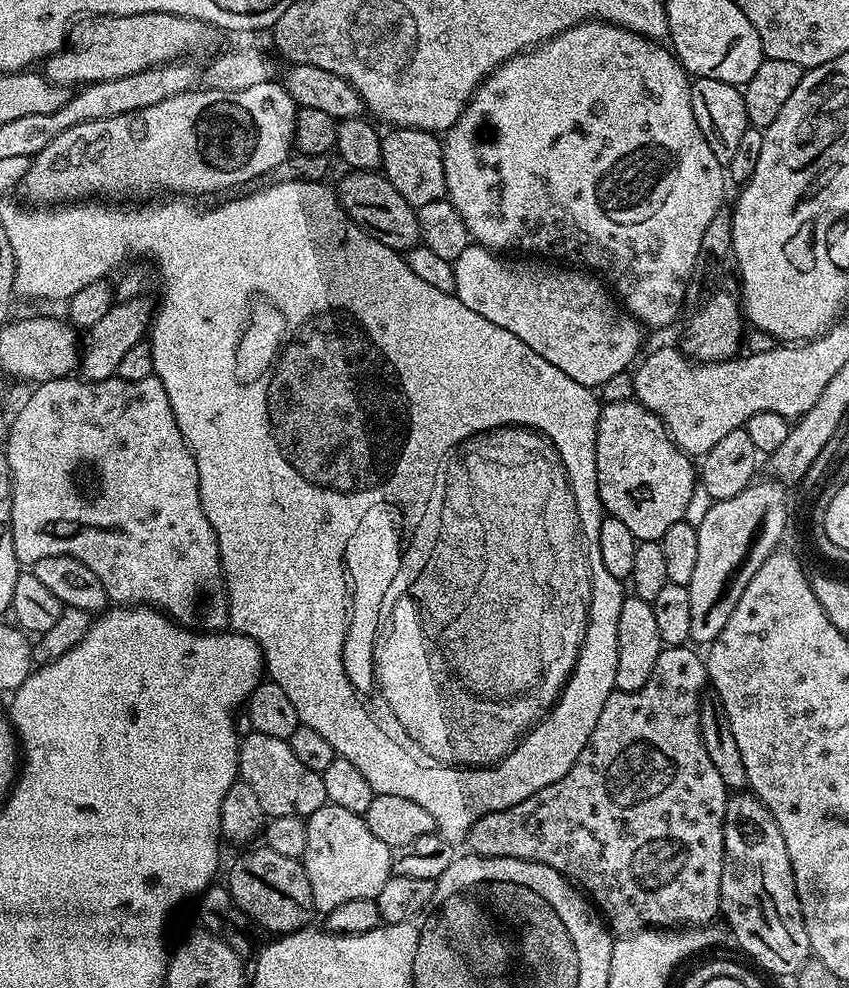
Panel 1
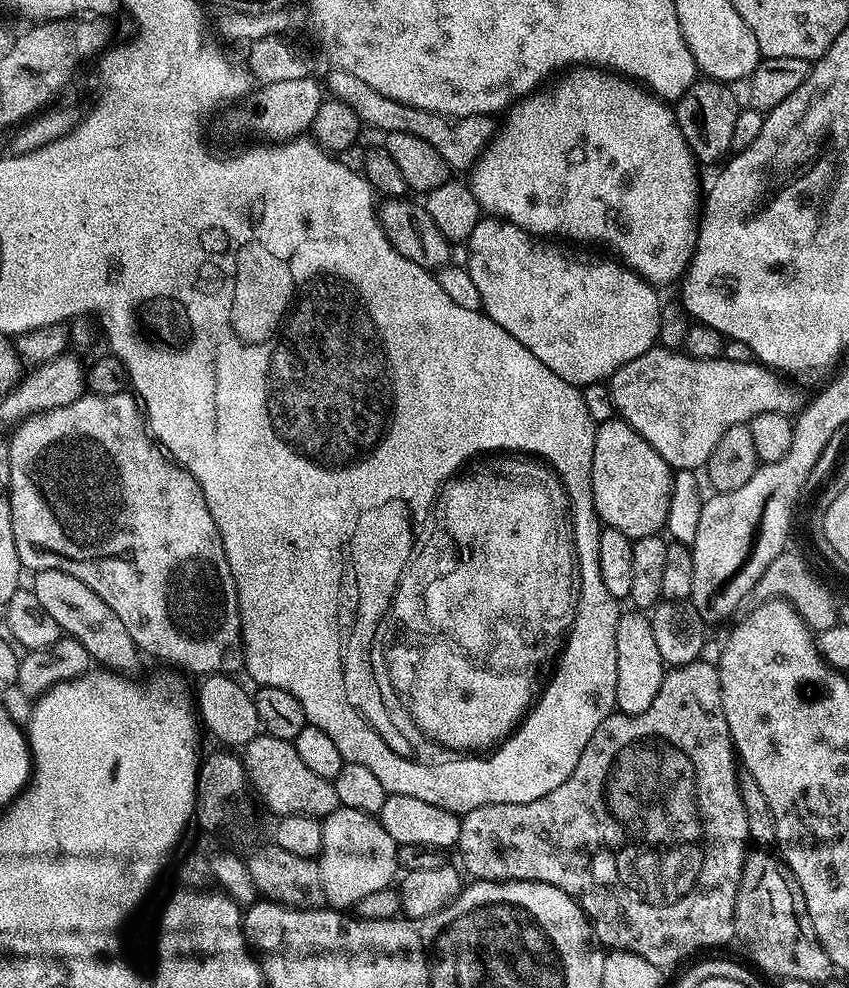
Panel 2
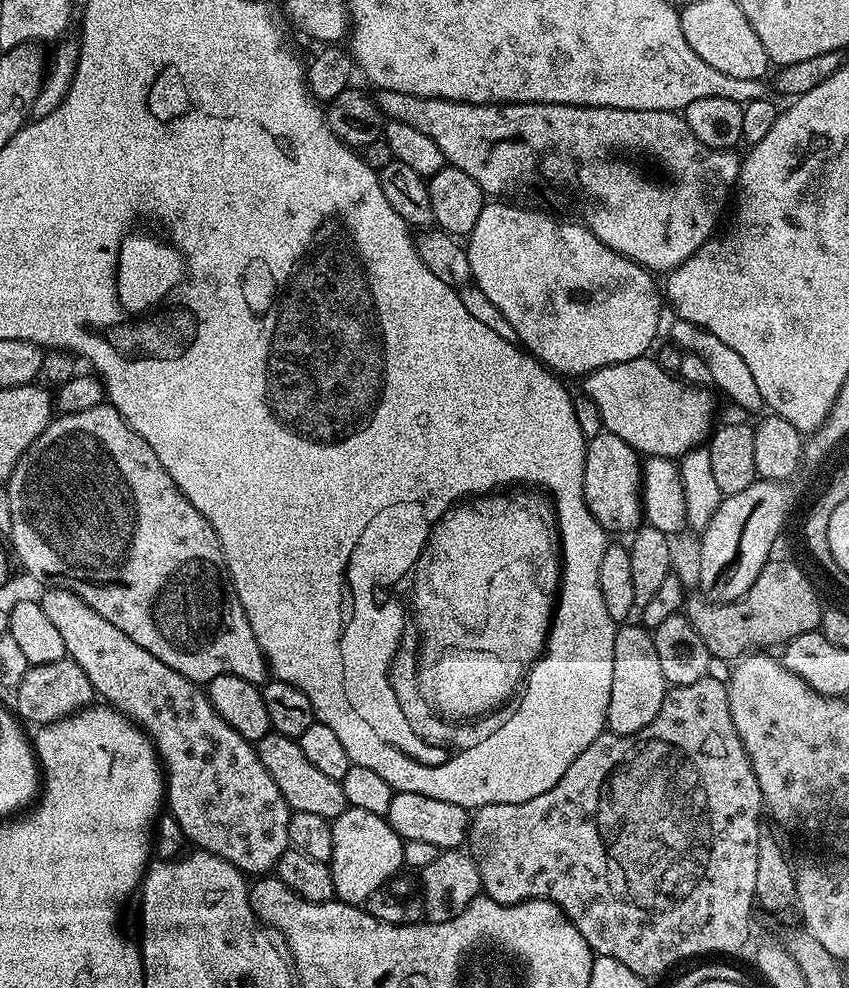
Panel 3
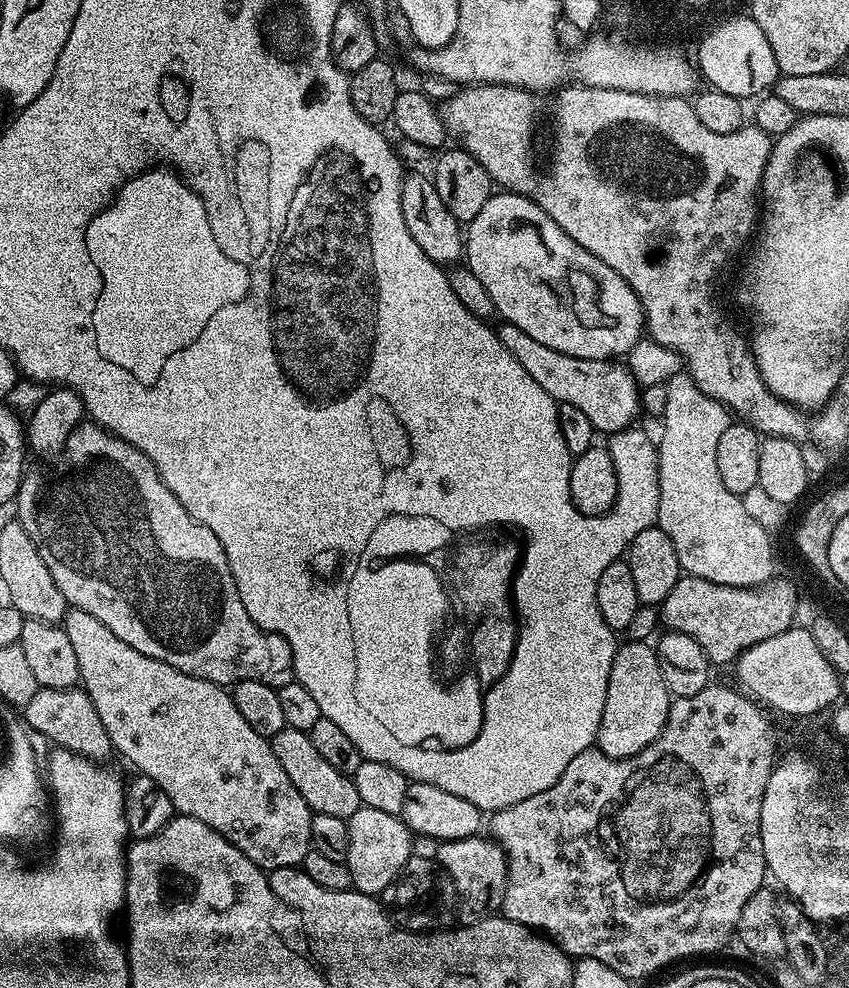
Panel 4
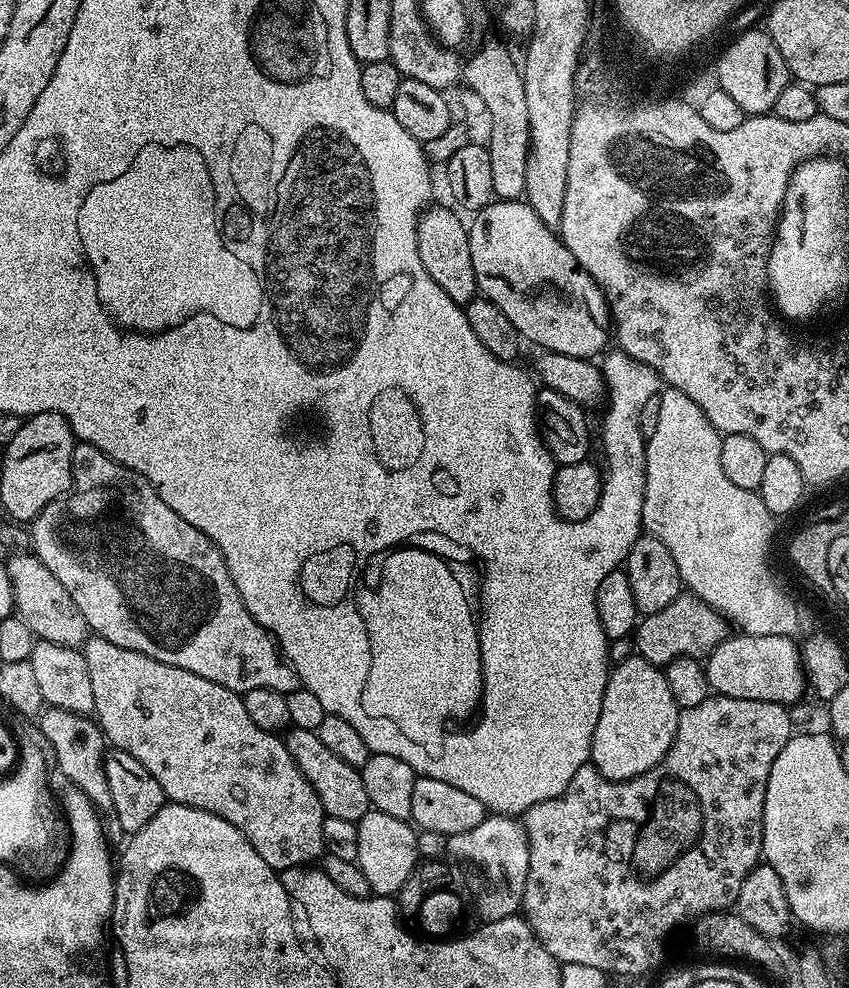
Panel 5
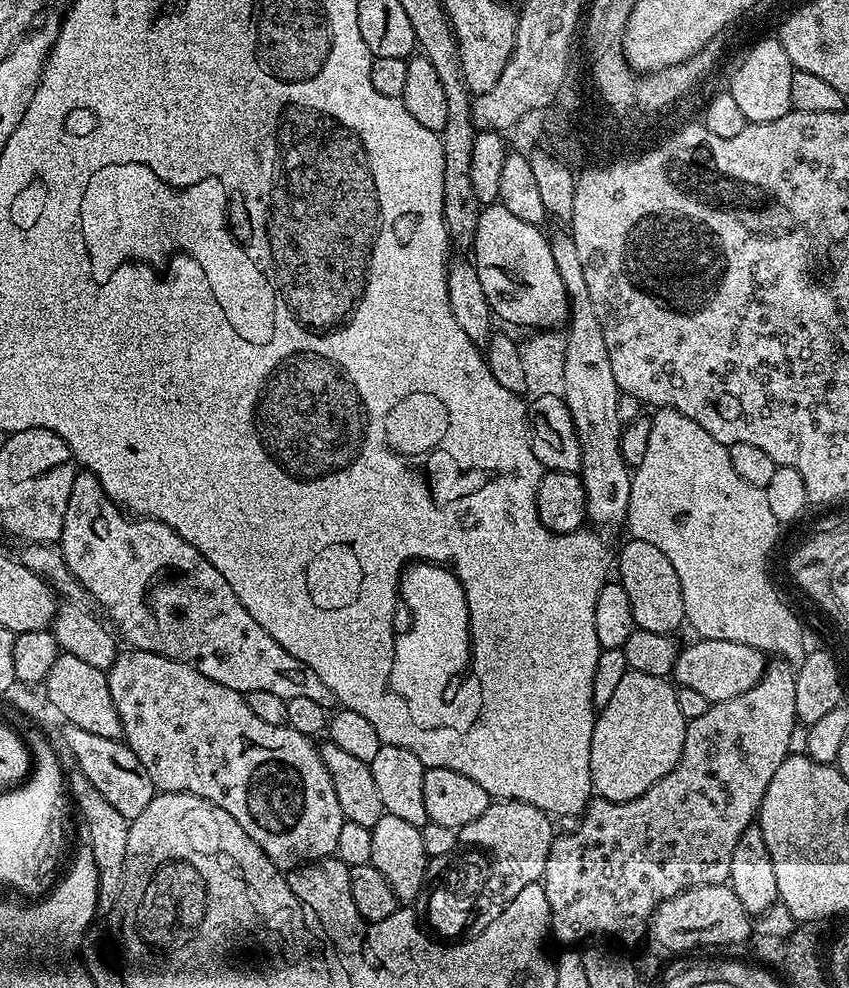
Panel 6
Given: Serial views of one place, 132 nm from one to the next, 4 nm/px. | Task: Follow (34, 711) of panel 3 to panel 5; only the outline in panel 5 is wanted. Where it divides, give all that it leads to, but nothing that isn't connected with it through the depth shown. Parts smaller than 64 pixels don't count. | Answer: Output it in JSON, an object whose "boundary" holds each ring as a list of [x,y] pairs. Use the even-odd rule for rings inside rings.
{"boundary":[[[49,707],[47,709],[47,711],[45,711],[43,713],[43,715],[41,715],[39,717],[38,721],[40,721],[40,732],[41,732],[41,734],[44,735],[46,739],[48,739],[49,745],[47,744],[47,747],[50,749],[51,759],[54,761],[54,764],[55,764],[54,759],[56,759],[56,764],[58,767],[60,767],[61,774],[64,775],[65,778],[69,780],[67,783],[69,785],[71,785],[71,787],[77,788],[79,790],[79,792],[84,794],[86,796],[86,798],[88,798],[90,800],[90,802],[92,803],[96,812],[99,813],[99,815],[101,817],[103,817],[102,825],[104,827],[105,833],[107,833],[107,835],[109,837],[116,836],[116,835],[120,836],[122,831],[121,831],[120,826],[119,826],[118,818],[116,816],[114,816],[114,814],[115,814],[114,803],[113,803],[113,799],[110,796],[110,788],[107,785],[107,778],[106,778],[106,774],[104,773],[104,758],[106,755],[106,741],[105,741],[103,732],[100,731],[99,723],[97,723],[97,721],[95,719],[89,718],[87,715],[84,715],[84,714],[81,714],[78,712],[67,712],[66,710],[62,710],[61,708],[54,708],[54,707]]]}

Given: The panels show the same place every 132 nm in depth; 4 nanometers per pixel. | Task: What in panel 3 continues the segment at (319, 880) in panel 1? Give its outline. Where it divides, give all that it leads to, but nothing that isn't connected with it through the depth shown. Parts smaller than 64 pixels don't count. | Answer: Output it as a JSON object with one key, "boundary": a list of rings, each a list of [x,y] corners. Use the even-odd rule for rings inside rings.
{"boundary":[[[347,808],[332,821],[334,834],[334,854],[330,861],[334,878],[335,899],[346,904],[363,905],[364,901],[378,890],[386,881],[391,880],[404,868],[402,850],[404,841],[385,817],[370,814],[370,810]]]}

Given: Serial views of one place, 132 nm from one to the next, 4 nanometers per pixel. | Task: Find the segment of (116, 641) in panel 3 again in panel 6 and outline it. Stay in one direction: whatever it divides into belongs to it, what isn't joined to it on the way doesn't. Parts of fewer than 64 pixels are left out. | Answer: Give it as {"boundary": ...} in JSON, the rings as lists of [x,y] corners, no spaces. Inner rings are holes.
{"boundary":[[[121,651],[106,671],[108,690],[114,710],[120,719],[122,740],[137,756],[138,762],[141,763],[145,774],[151,778],[156,790],[160,792],[189,792],[191,796],[208,800],[214,806],[226,810],[226,814],[230,814],[230,818],[234,818],[234,822],[238,822],[238,826],[242,826],[242,830],[246,830],[246,834],[250,834],[250,838],[254,838],[254,842],[258,842],[258,846],[262,846],[265,854],[281,870],[299,868],[305,862],[322,860],[335,853],[338,830],[342,830],[345,818],[338,806],[338,798],[334,794],[329,774],[320,760],[317,745],[309,737],[298,734],[293,728],[287,726],[276,727],[262,722],[261,718],[258,718],[248,707],[245,693],[230,690],[230,686],[222,686],[218,682],[206,678],[206,674],[198,674],[198,670],[194,670],[189,664],[159,656],[153,652],[127,651]]]}

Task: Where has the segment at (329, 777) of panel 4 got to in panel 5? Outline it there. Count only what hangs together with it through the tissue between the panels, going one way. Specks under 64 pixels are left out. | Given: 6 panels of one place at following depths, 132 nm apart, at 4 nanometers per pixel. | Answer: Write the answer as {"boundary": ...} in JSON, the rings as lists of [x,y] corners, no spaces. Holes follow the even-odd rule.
{"boundary":[[[289,727],[283,741],[288,752],[294,758],[298,770],[302,770],[302,774],[310,782],[310,786],[314,786],[314,790],[324,807],[325,816],[346,818],[358,822],[370,811],[370,805],[366,798],[366,786],[362,786],[359,768],[342,762],[342,758],[337,758],[322,743],[322,738],[318,738],[316,732]]]}

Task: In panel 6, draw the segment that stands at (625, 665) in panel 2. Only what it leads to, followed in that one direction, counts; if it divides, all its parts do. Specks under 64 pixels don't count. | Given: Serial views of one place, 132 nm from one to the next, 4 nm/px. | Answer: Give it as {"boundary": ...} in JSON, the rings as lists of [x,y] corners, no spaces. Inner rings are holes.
{"boundary":[[[629,671],[610,702],[599,709],[592,731],[592,787],[605,800],[633,800],[661,780],[680,761],[686,721],[678,710],[676,688],[662,676]]]}

